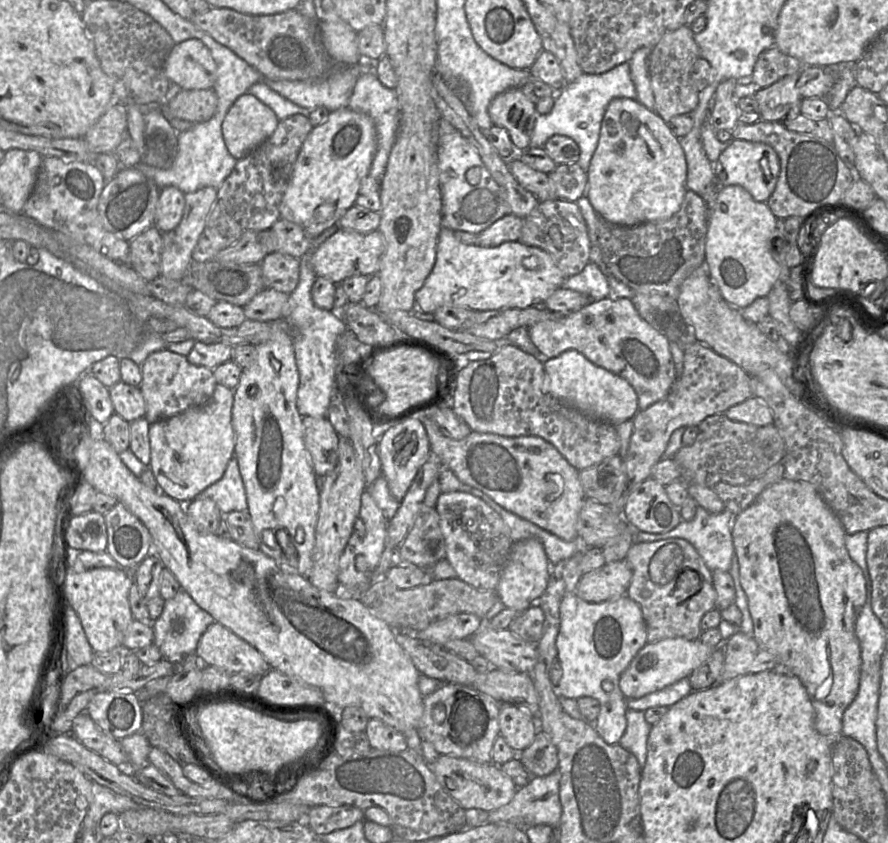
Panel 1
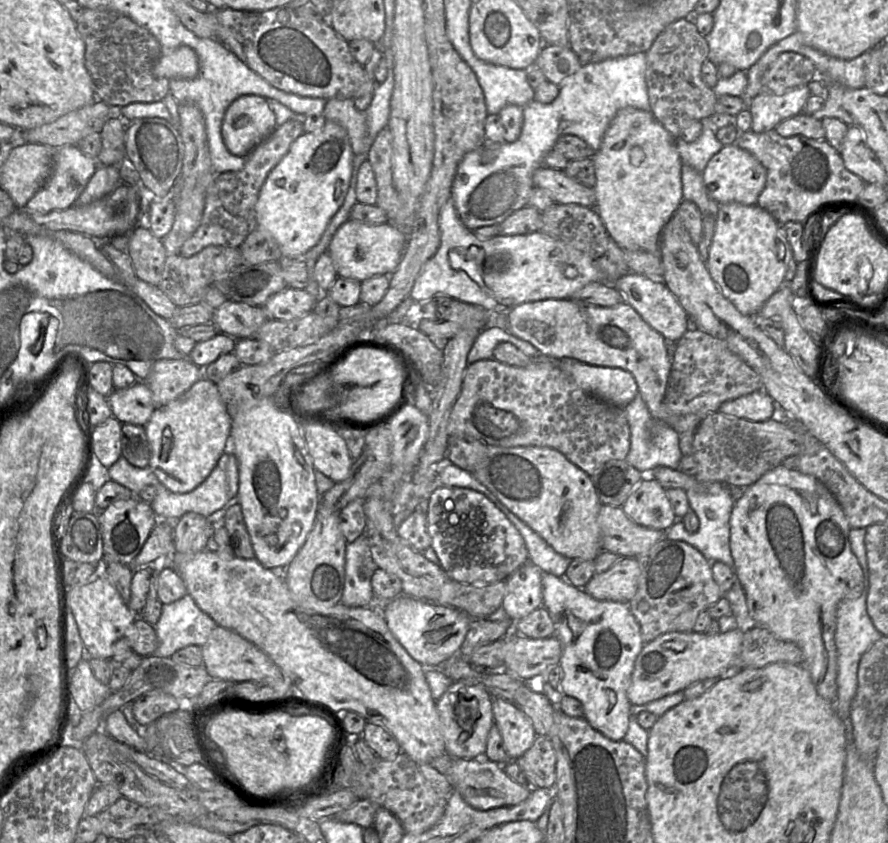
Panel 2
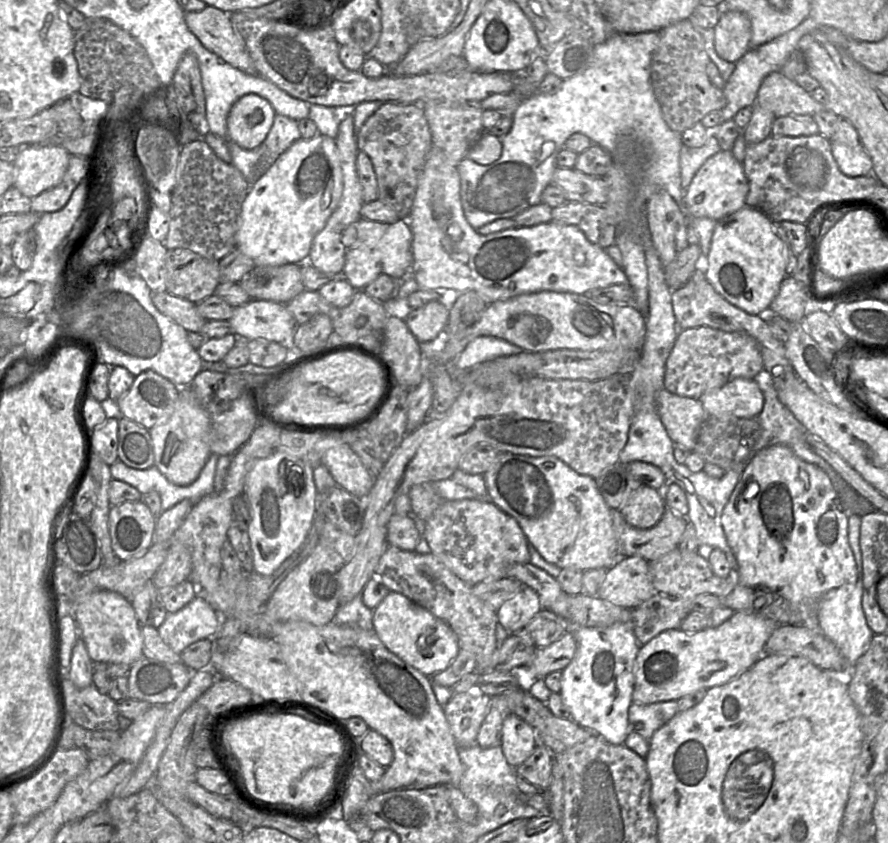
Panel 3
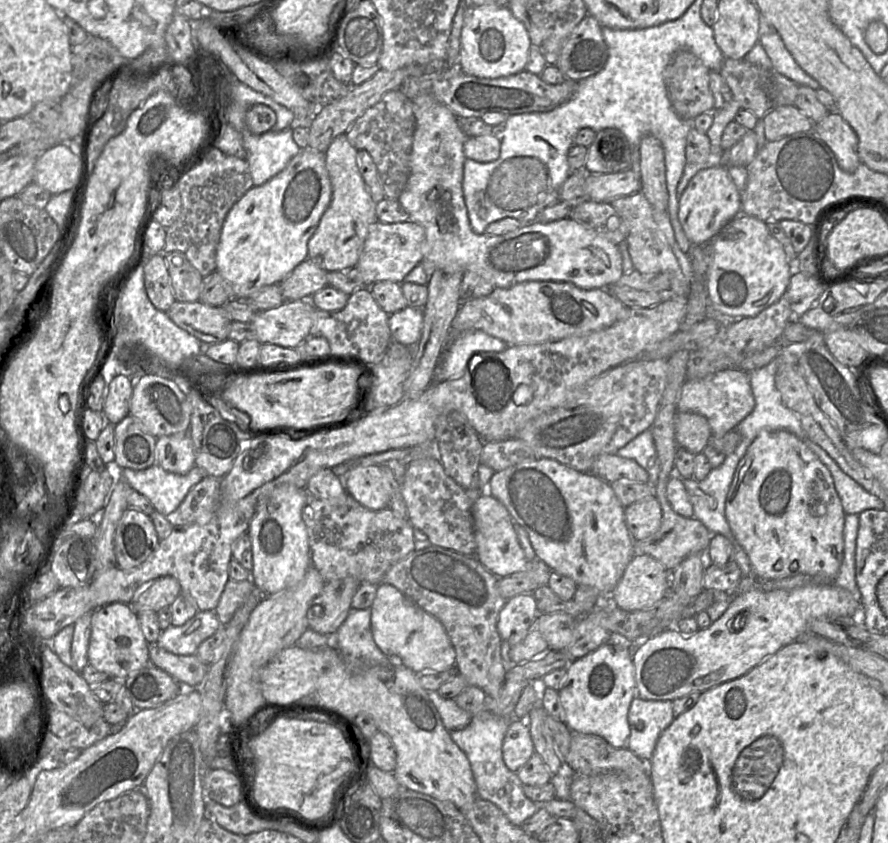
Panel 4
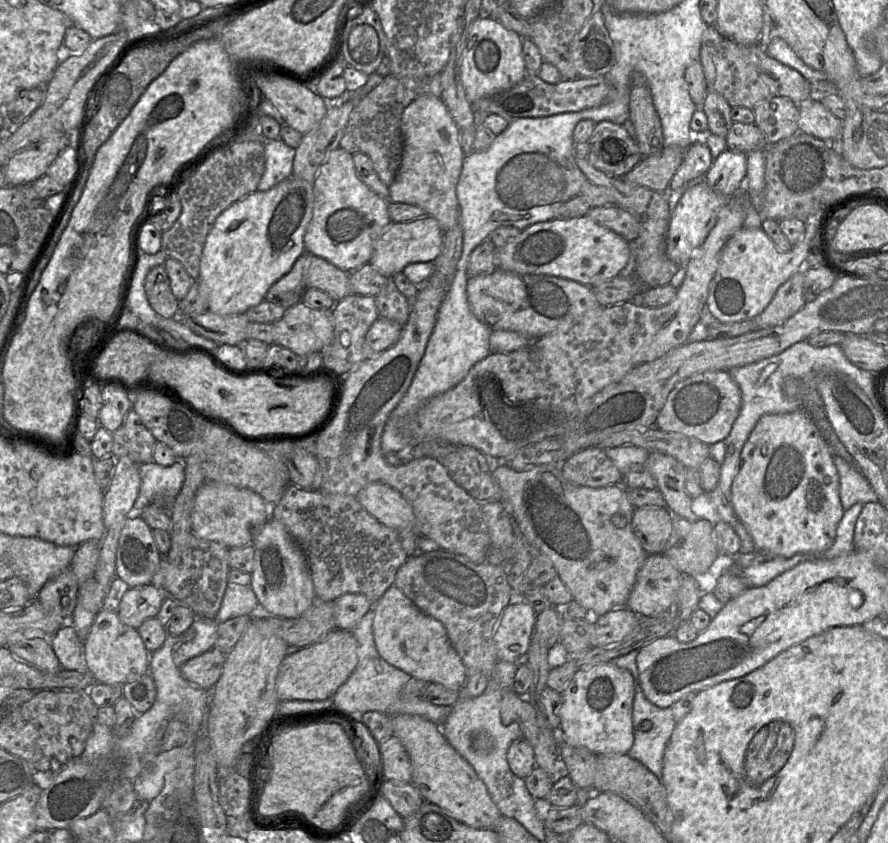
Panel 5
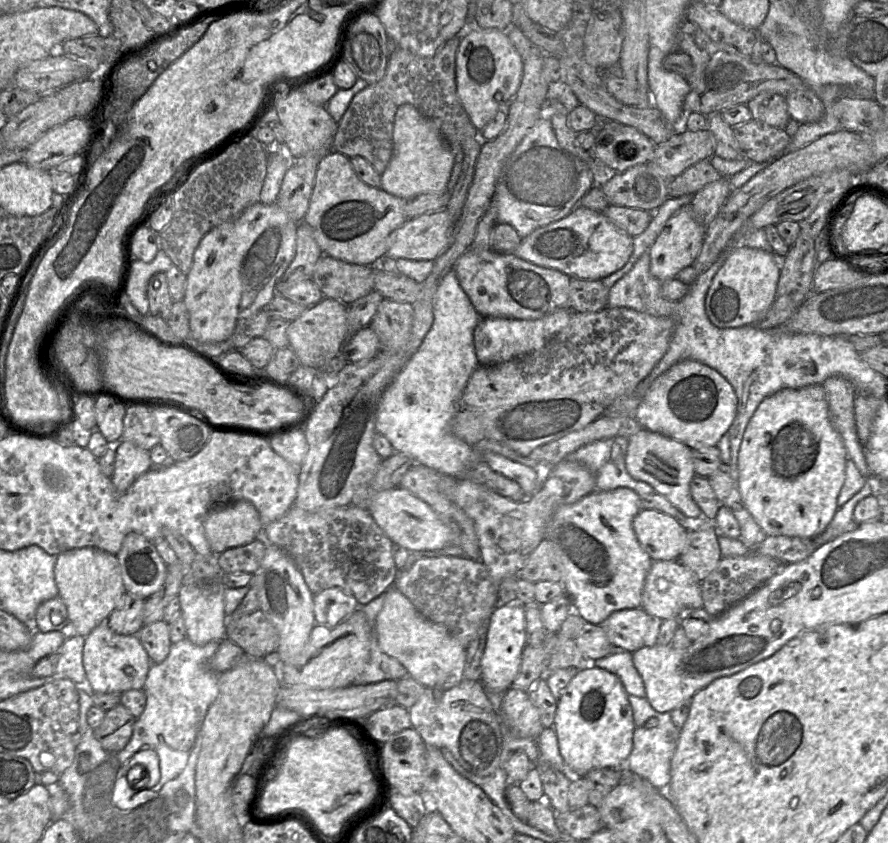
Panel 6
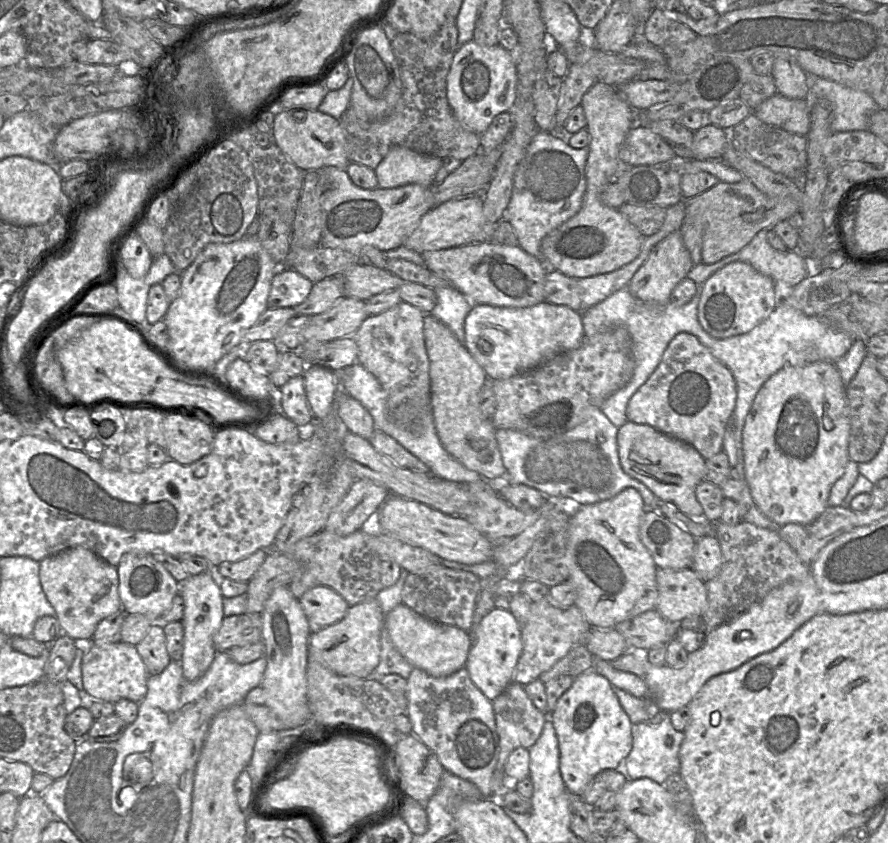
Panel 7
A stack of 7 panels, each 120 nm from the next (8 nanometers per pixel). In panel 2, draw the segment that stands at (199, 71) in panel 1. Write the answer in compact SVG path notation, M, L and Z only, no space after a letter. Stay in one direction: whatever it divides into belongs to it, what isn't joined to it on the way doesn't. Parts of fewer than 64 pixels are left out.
M180 46L171 52L164 52L153 68L159 78L193 79L199 72L196 52L189 46Z

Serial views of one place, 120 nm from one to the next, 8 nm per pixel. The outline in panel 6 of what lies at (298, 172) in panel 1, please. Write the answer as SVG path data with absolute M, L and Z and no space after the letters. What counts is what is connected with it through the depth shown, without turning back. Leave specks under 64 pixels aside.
M257 202L235 220L210 230L197 246L191 270L186 275L183 302L189 314L190 339L198 342L221 342L233 333L238 320L262 310L276 295L276 285L295 257L298 223L276 203Z

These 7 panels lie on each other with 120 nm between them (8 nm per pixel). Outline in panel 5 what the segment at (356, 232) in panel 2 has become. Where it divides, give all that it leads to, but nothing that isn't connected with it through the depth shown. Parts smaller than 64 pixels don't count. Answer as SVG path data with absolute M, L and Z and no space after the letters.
M425 215L410 222L392 223L375 244L374 253L369 262L382 275L391 278L394 274L413 263L433 263L441 253L444 230L432 216Z

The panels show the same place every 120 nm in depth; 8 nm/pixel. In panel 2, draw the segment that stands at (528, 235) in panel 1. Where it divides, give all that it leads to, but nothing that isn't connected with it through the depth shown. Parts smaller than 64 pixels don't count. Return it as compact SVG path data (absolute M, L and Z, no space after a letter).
M554 203L542 211L540 232L586 253L593 260L605 255L610 235L594 207Z

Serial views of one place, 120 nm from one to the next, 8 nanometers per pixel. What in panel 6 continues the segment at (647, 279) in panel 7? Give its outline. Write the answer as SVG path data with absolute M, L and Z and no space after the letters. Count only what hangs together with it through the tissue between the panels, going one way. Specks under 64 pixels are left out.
M690 204L675 212L649 250L652 275L663 282L691 266L701 251L705 234L706 228L696 221Z

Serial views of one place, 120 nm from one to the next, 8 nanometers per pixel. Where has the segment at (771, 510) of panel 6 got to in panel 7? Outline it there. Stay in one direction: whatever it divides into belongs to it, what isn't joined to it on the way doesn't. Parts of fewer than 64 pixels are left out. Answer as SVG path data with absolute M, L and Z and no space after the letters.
M818 361L801 367L787 366L773 374L759 389L742 429L742 449L744 455L745 480L750 494L759 510L779 526L789 523L807 525L816 520L829 506L828 498L834 483L844 474L849 460L848 444L850 436L849 407L846 387L842 382L835 363Z

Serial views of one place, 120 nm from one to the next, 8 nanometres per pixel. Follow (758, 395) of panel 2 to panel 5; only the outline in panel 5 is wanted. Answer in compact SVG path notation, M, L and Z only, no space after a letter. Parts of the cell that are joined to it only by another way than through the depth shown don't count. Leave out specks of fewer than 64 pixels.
M703 371L691 375L670 391L654 427L696 438L708 445L725 440L742 406L741 391L729 371Z

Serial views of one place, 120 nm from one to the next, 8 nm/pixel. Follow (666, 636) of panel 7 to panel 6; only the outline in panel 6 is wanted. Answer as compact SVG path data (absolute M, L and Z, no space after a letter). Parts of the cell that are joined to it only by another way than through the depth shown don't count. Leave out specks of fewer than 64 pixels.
M642 608L624 609L612 613L599 626L613 646L613 653L631 652L645 647L652 616Z

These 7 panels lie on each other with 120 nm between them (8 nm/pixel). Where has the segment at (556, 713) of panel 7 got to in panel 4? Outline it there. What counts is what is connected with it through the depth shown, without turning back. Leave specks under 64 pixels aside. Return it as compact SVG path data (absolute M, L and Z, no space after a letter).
M612 634L609 642L586 656L574 660L567 668L566 682L558 694L565 723L572 732L598 735L614 748L622 748L625 745L630 734L628 711L636 691L633 658L629 654L631 644L632 642L625 637Z

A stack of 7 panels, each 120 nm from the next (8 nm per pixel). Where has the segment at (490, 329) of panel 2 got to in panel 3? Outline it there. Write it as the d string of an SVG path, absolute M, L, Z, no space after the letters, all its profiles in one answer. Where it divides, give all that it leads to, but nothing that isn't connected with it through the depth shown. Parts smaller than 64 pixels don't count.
M479 336L468 343L455 359L454 370L458 373L468 371L474 366L495 359L499 356L510 356L524 350L519 346L494 336Z

